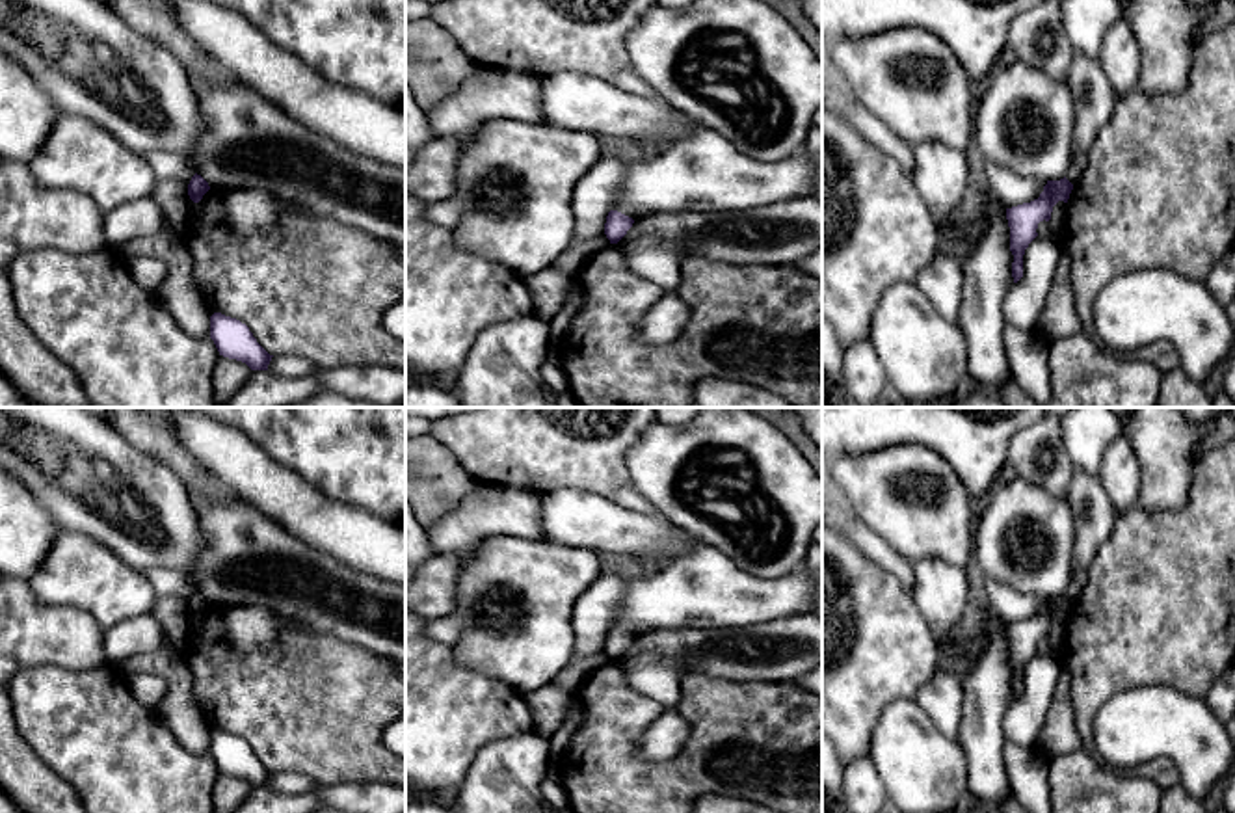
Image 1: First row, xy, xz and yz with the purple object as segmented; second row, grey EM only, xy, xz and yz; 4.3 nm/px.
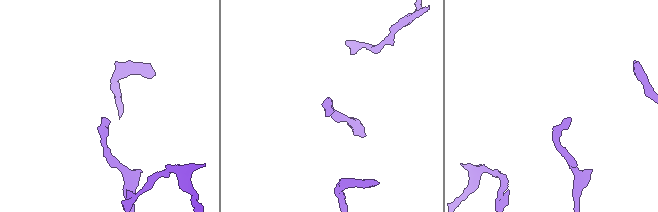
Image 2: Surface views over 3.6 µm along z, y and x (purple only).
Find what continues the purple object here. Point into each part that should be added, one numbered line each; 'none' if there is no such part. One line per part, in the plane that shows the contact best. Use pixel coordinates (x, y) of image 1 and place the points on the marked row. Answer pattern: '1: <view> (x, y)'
none

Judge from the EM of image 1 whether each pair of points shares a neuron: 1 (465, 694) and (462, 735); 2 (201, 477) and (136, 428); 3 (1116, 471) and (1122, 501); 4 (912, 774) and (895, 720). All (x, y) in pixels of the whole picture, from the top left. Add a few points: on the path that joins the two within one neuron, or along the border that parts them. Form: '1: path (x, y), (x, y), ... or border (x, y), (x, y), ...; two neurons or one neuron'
1: path (462, 704), (462, 726); one neuron
2: path (185, 467), (153, 436); one neuron
3: path (1122, 479), (1122, 493); one neuron
4: path (912, 761), (904, 745), (904, 733); one neuron

